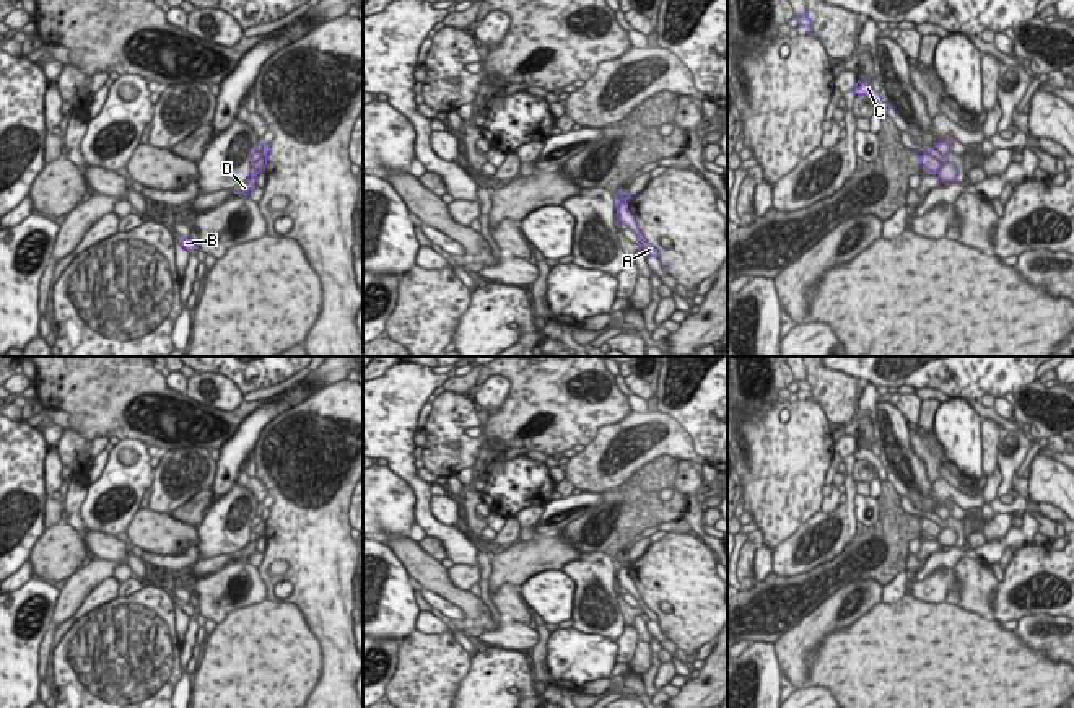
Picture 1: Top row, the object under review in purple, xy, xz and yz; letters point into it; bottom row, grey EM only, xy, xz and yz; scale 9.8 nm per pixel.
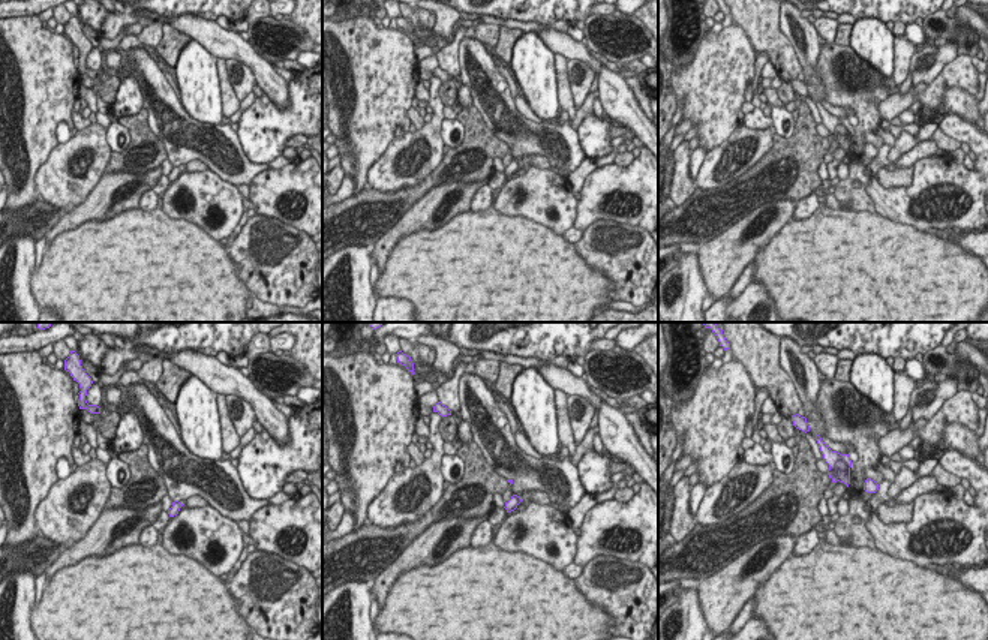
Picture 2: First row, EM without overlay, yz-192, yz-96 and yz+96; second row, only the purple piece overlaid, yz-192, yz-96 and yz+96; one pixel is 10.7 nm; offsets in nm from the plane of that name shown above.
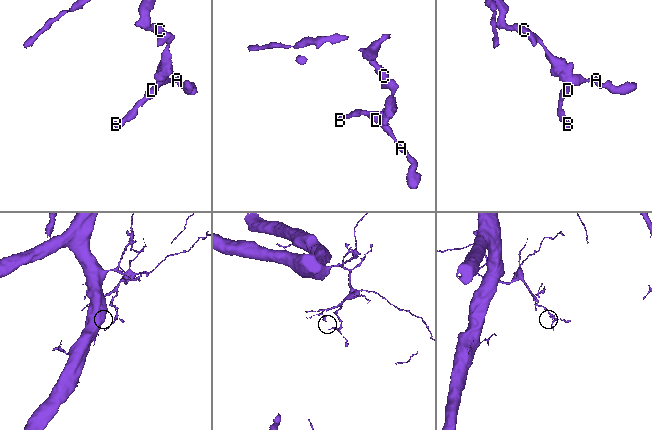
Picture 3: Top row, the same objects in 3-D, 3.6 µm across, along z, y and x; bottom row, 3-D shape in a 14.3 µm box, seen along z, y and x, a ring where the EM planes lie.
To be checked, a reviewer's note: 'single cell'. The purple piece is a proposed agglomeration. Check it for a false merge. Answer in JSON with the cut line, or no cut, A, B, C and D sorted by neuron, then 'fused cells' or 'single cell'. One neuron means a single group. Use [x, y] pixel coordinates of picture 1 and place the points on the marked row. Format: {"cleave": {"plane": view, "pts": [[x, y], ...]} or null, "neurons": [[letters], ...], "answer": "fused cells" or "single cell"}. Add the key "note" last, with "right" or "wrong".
{"cleave": {"plane": "yz", "pts": [[944, 161], [936, 171]]}, "neurons": [["A", "B", "D"], ["C"]], "answer": "fused cells", "note": "wrong"}

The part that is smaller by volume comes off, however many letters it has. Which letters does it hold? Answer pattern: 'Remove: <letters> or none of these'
Remove: A, B, D

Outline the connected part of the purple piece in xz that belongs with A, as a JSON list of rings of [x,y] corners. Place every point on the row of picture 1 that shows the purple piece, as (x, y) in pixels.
[[[618,202],[617,203],[617,216],[620,218],[622,223],[625,223],[638,236],[638,241],[643,243],[644,252],[648,256],[653,256],[653,257],[659,256],[657,249],[654,249],[640,233],[638,225],[635,221],[633,215],[628,210],[626,202]]]

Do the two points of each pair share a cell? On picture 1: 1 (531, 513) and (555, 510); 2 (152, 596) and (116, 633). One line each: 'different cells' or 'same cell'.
1: different cells
2: same cell

